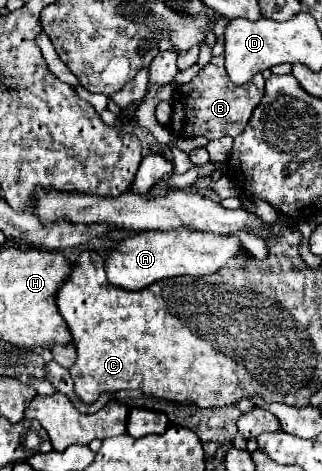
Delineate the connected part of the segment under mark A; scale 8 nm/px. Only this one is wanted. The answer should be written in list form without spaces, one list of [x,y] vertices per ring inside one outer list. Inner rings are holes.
[[[150,230],[138,232],[138,236],[126,238],[118,244],[116,250],[106,258],[108,280],[126,290],[142,290],[152,282],[174,276],[210,276],[216,270],[224,268],[230,258],[238,258],[244,252],[244,246],[236,236],[218,236],[206,232],[190,232],[190,230]]]

